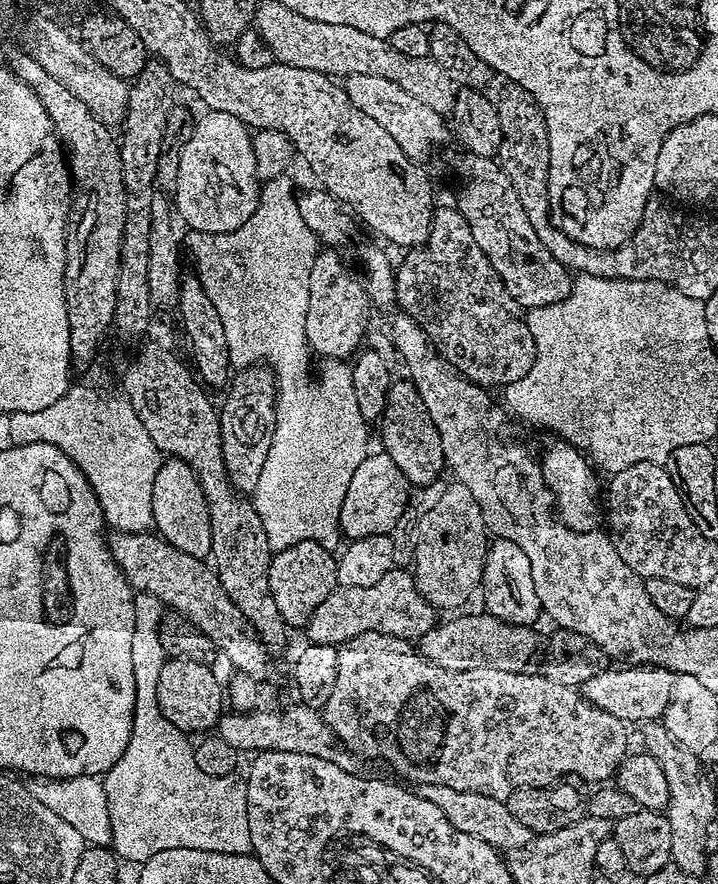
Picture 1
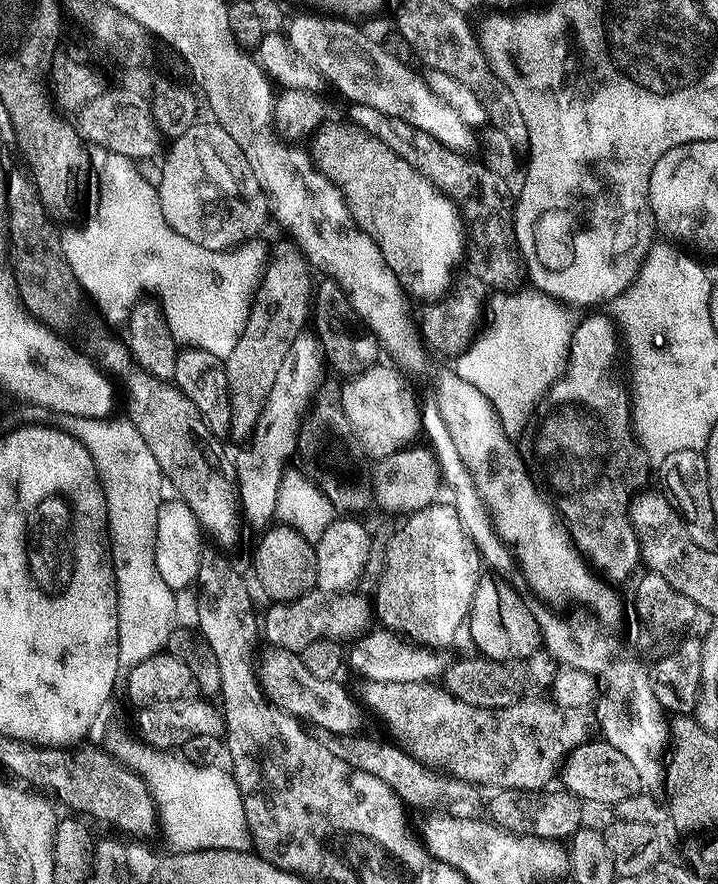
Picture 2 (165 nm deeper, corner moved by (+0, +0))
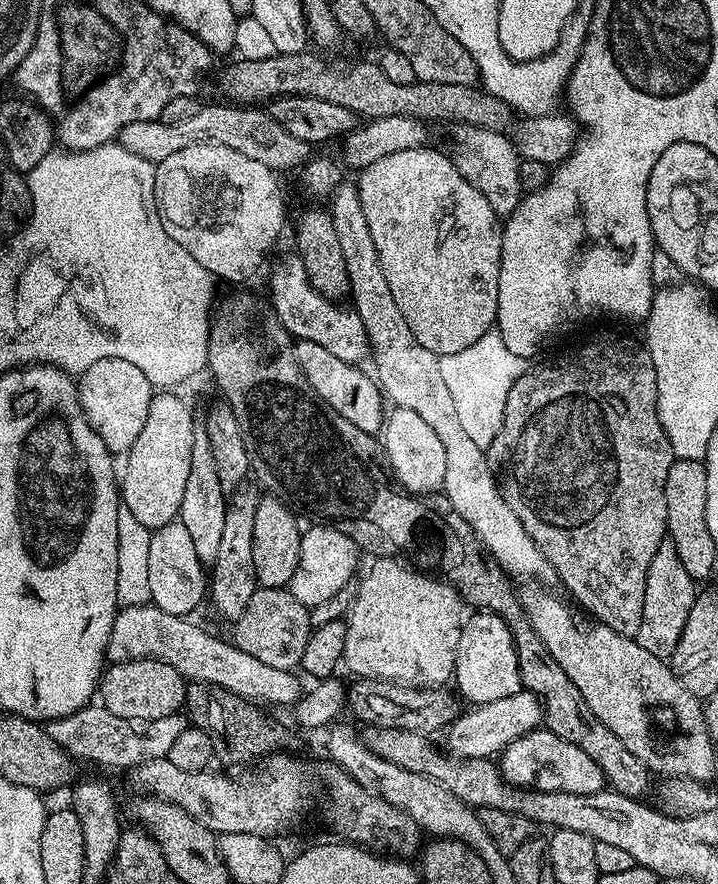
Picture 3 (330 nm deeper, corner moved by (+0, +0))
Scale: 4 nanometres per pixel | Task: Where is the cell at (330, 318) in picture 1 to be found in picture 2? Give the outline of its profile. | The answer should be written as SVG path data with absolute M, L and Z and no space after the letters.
M297 347L290 370L287 367L278 370L278 378L274 378L274 386L268 395L268 403L264 405L258 418L254 435L245 443L249 444L237 454L236 460L234 456L238 508L242 513L243 523L248 523L257 530L263 530L273 523L276 504L280 501L280 485L286 475L284 467L291 456L297 455L300 425L304 423L305 415L317 395L316 390L324 380L325 365L322 363L321 353L313 348Z

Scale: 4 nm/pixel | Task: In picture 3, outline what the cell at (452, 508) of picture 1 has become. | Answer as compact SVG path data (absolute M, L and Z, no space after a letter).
M390 556L373 559L368 573L359 577L357 598L346 615L348 629L343 667L348 667L356 678L411 682L416 686L447 685L456 671L456 651L462 627L462 601L447 580L415 572L414 569L399 564L400 562Z

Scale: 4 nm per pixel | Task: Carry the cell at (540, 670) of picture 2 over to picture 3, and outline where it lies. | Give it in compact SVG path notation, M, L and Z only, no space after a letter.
M367 678L355 679L352 683L354 684L348 684L346 688L346 704L349 709L352 707L353 714L364 726L405 728L411 732L433 734L432 732L439 733L447 729L462 711L457 693L444 686L401 686L395 680Z

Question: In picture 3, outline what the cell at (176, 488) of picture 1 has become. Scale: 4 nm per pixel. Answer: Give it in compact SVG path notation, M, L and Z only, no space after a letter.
M179 522L164 525L153 531L150 538L150 559L146 565L150 577L151 603L166 610L166 614L187 617L206 600L206 565L194 551L194 541L186 526Z

